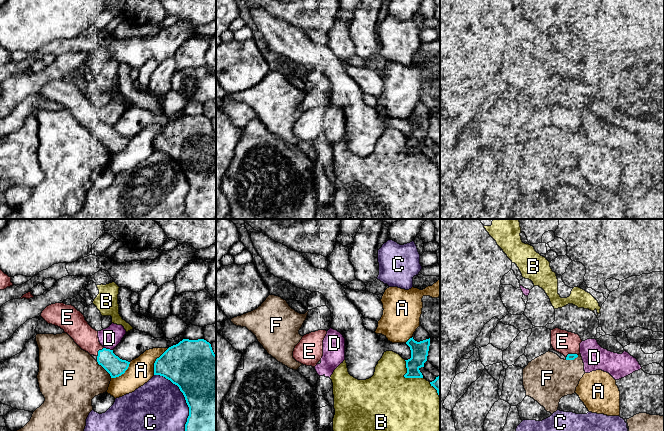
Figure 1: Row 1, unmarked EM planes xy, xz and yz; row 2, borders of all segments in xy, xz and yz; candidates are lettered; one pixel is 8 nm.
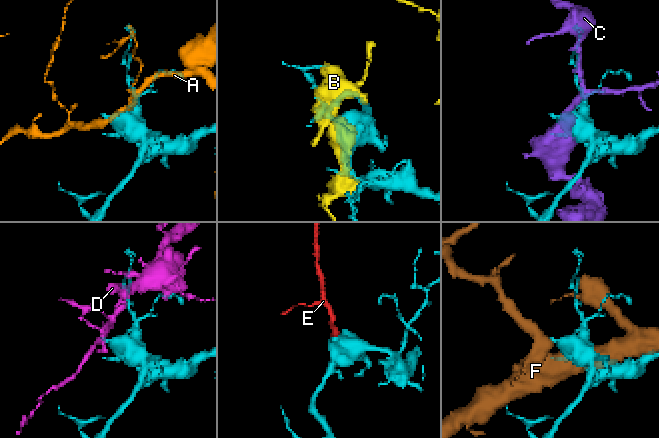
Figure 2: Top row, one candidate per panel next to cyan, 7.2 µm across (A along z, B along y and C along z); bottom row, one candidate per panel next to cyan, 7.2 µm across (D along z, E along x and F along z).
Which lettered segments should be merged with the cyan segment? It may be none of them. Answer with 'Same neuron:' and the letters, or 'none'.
Same neuron: E

